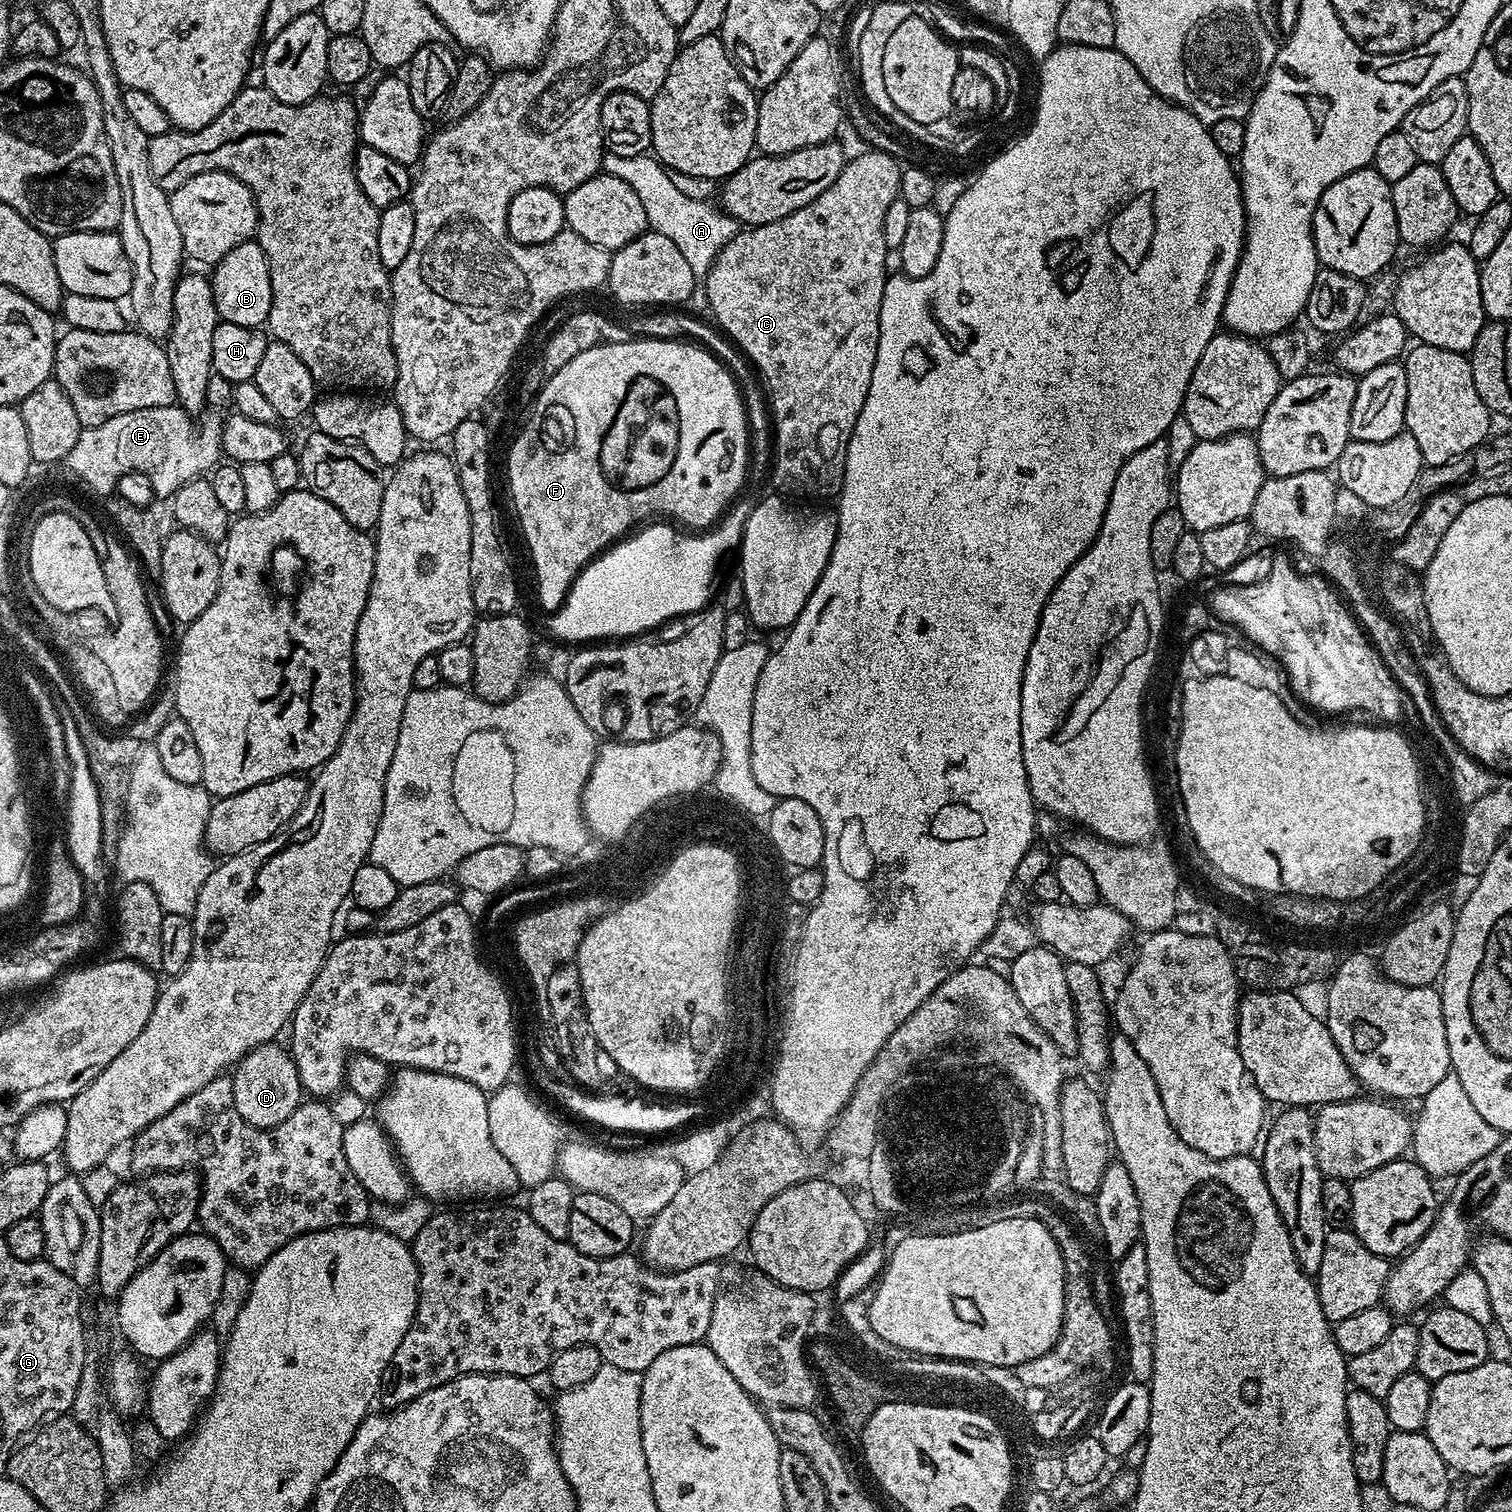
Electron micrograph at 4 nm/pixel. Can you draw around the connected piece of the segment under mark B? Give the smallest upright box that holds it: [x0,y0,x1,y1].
[211,239,272,328]

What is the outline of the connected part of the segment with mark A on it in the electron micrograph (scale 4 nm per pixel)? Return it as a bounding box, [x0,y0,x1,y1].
[603,151,738,278]

